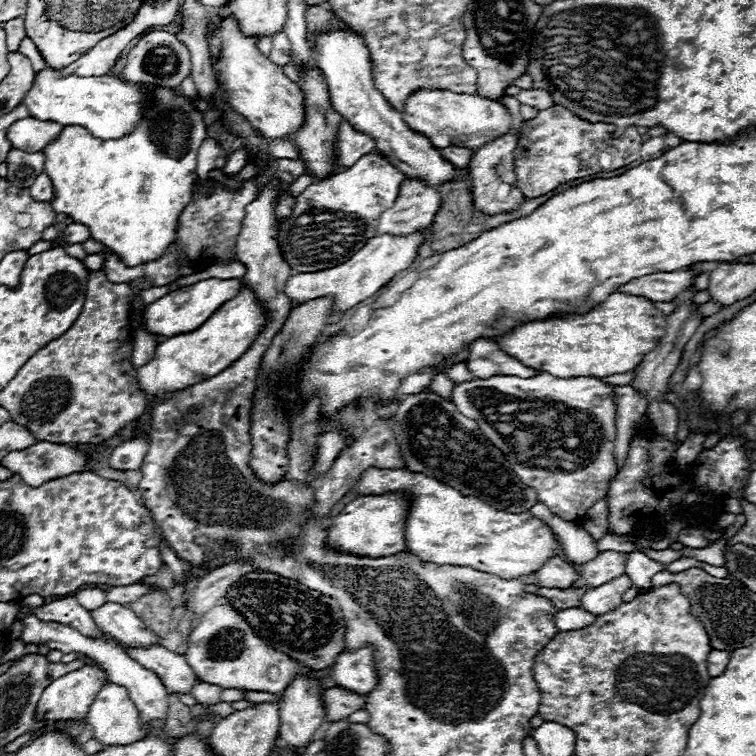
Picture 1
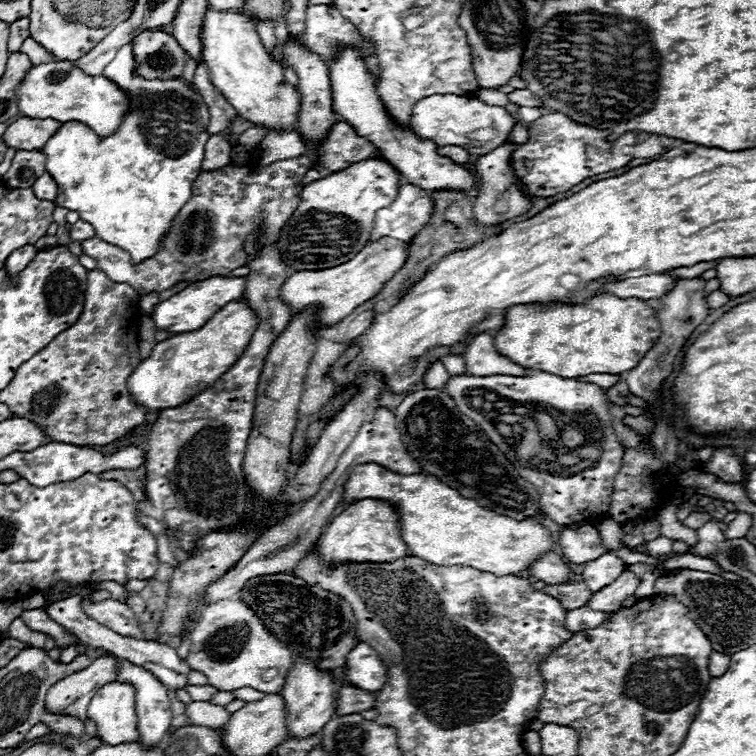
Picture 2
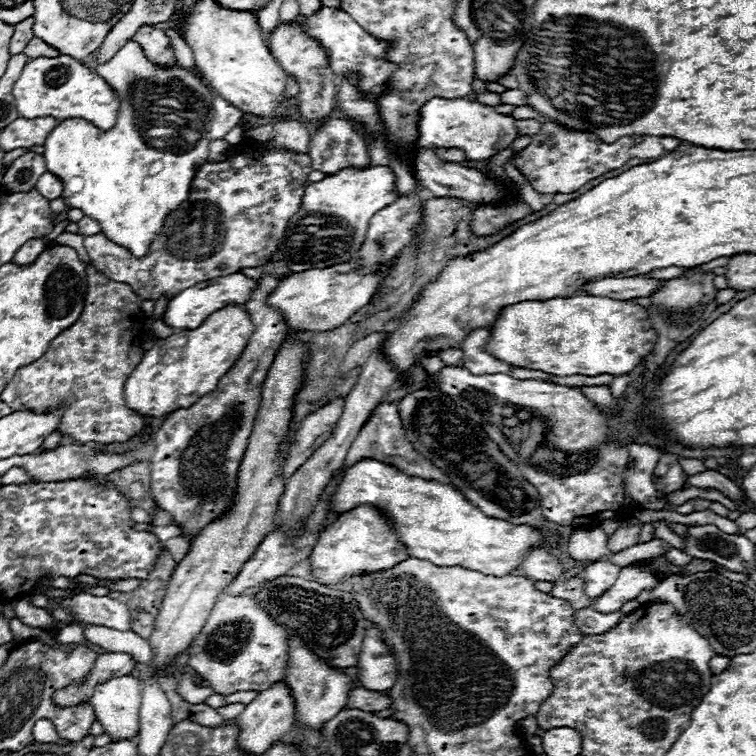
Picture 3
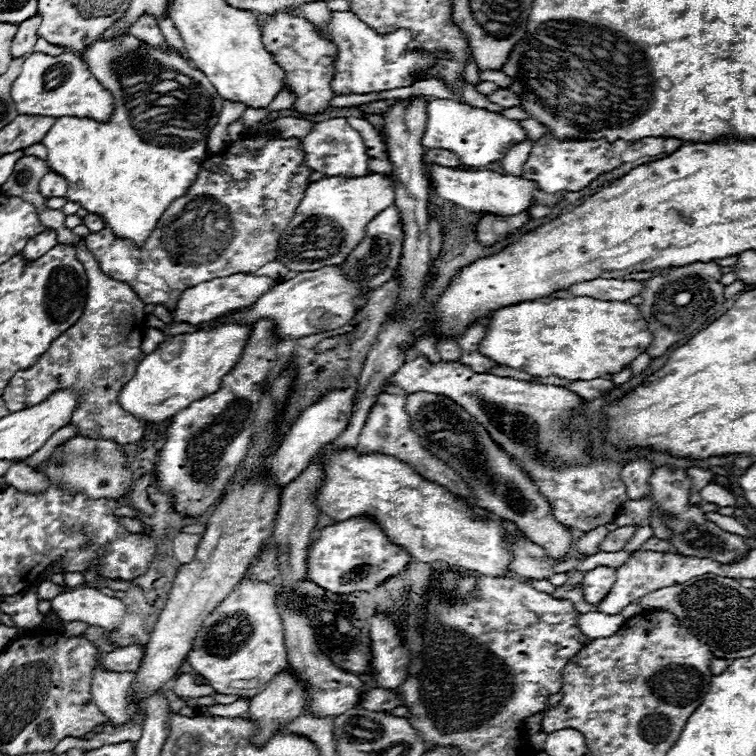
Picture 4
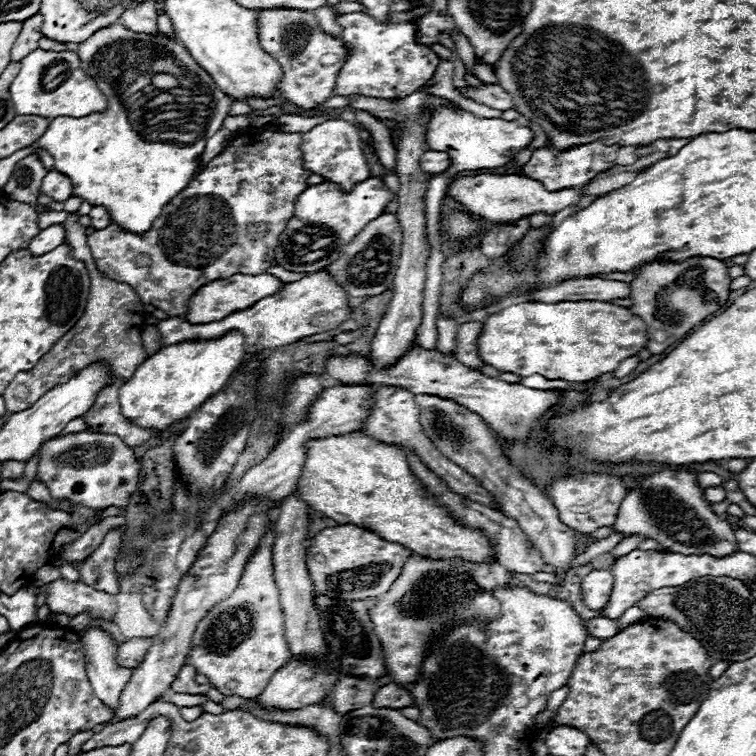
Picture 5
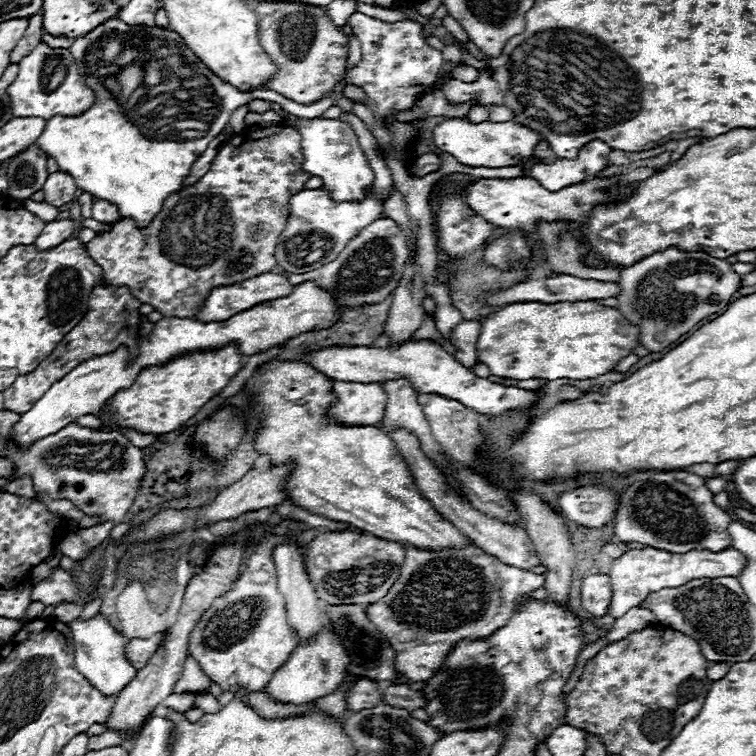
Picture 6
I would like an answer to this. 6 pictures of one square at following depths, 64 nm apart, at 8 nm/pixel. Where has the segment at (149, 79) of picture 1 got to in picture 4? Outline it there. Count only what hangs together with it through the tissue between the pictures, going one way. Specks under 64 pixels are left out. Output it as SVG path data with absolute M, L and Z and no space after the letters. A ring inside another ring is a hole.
M142 16L140 20L136 20L136 24L130 28L130 32L138 40L144 40L144 44L148 44L148 48L166 48L166 40L158 28L158 22L150 16Z

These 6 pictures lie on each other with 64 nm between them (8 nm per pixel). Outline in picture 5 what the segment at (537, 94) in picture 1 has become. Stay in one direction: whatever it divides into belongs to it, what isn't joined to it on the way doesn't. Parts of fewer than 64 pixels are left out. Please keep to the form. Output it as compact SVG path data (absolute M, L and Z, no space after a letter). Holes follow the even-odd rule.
M488 84L482 90L470 90L470 92L462 92L462 94L468 96L468 98L474 98L480 104L496 108L496 110L508 110L508 108L512 108L510 94L502 86L496 86L496 84Z

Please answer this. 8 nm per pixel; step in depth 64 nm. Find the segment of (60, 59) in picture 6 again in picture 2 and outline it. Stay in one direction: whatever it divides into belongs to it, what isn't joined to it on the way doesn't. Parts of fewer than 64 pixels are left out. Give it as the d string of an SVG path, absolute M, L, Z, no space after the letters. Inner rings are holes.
M48 62L34 66L18 90L18 108L28 118L52 118L58 122L84 122L98 136L114 136L130 112L130 98L104 76L86 76L72 62Z

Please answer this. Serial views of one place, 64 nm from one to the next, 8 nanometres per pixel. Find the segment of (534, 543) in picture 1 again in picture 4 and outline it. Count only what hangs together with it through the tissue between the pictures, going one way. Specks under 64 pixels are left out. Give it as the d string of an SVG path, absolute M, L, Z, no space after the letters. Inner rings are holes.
M354 448L330 454L326 466L326 480L320 488L320 494L316 496L316 506L320 512L326 512L334 520L346 520L360 514L374 516L386 536L408 550L408 554L414 560L420 562L444 562L450 566L460 566L472 572L480 572L486 576L504 576L508 572L508 564L512 562L512 552L508 550L508 544L504 540L504 528L496 520L482 520L478 518L470 506L456 494L448 492L444 486L434 484L418 476L408 464L384 456L384 454L356 454Z

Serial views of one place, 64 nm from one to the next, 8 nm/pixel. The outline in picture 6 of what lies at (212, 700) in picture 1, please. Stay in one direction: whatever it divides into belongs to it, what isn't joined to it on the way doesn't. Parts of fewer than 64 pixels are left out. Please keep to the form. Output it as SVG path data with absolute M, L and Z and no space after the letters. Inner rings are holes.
M188 656L184 662L180 680L174 686L174 692L176 694L182 694L182 692L196 694L196 692L206 692L210 686L212 686L212 680L208 680L208 676L204 676L204 672L196 664L196 660L192 656Z

